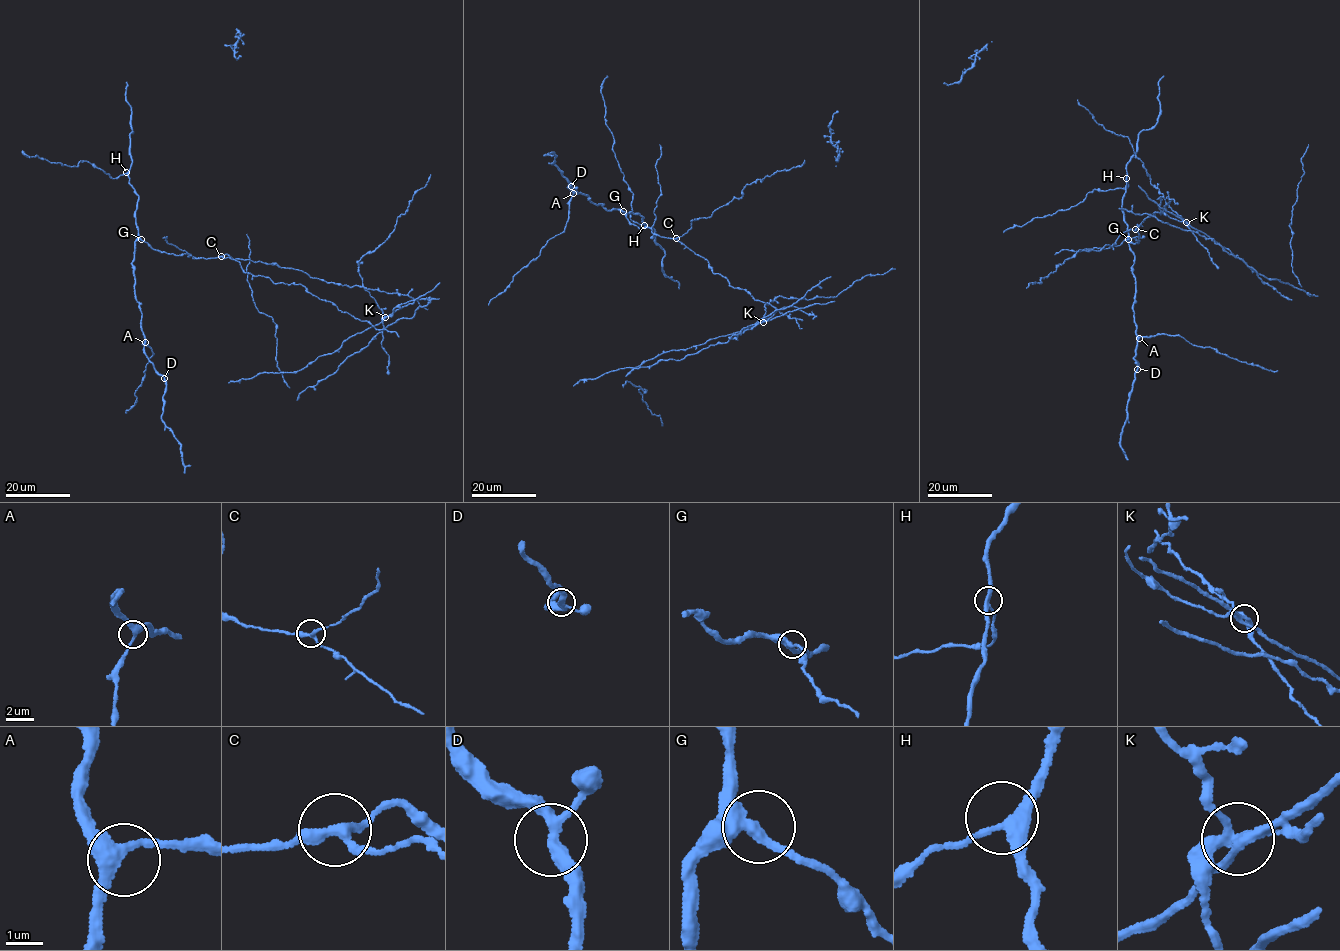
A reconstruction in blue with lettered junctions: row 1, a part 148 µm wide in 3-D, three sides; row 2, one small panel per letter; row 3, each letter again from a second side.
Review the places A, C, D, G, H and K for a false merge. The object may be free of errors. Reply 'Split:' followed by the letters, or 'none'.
Split: K

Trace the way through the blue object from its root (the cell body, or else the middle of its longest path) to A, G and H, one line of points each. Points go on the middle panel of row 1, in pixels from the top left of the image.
A: (701, 257), (676, 239), (655, 235), (648, 227), (638, 228), (624, 212), (608, 210), (586, 195), (573, 193)
G: (701, 257), (676, 239), (655, 235), (648, 227), (638, 228), (623, 211)
H: (701, 257), (676, 239), (655, 235), (648, 227), (638, 228), (623, 211), (640, 215), (644, 218), (644, 225)

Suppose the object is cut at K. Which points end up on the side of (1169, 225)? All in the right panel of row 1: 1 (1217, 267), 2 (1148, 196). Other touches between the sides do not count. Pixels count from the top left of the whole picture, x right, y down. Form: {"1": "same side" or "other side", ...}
{"1": "other side", "2": "same side"}

